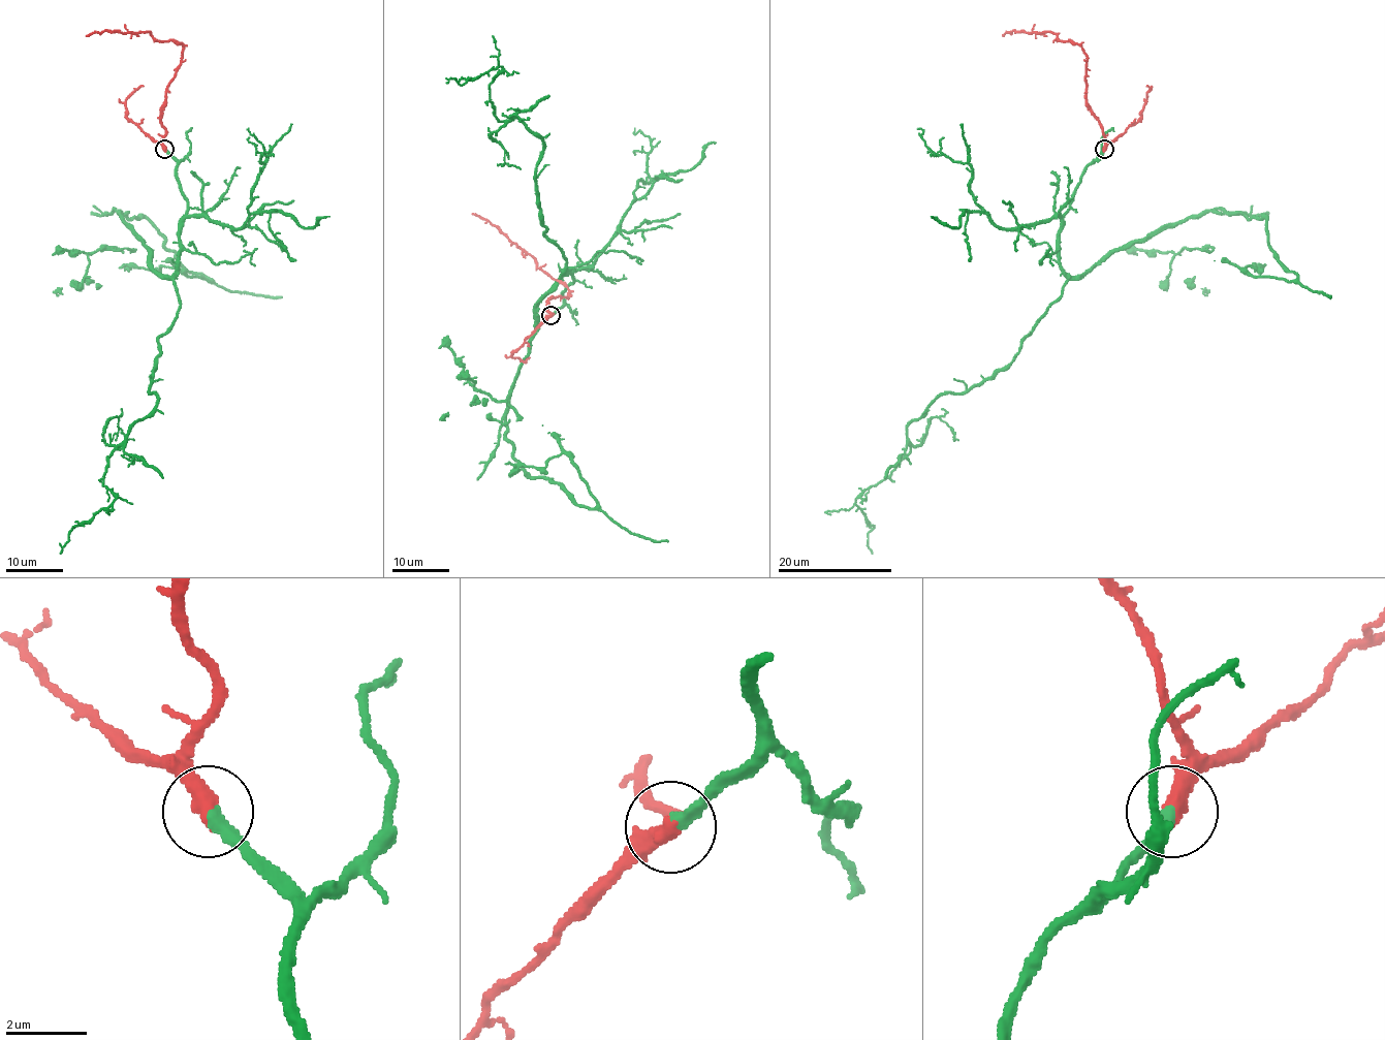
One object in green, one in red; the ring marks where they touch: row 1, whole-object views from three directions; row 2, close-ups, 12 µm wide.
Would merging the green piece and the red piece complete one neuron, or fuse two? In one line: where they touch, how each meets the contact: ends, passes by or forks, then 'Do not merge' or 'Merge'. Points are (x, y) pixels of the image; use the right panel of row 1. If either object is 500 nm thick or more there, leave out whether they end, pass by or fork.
Place: (1104, 149). At the ring green ends. At the ring red ends. Merge

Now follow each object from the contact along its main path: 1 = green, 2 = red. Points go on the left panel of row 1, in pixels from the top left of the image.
1: (165, 149), (186, 200), (170, 277), (119, 212), (211, 281), (102, 248), (89, 281), (58, 295)
2: (165, 149), (160, 107), (182, 56), (182, 44), (156, 40), (149, 32), (103, 30), (86, 36)

